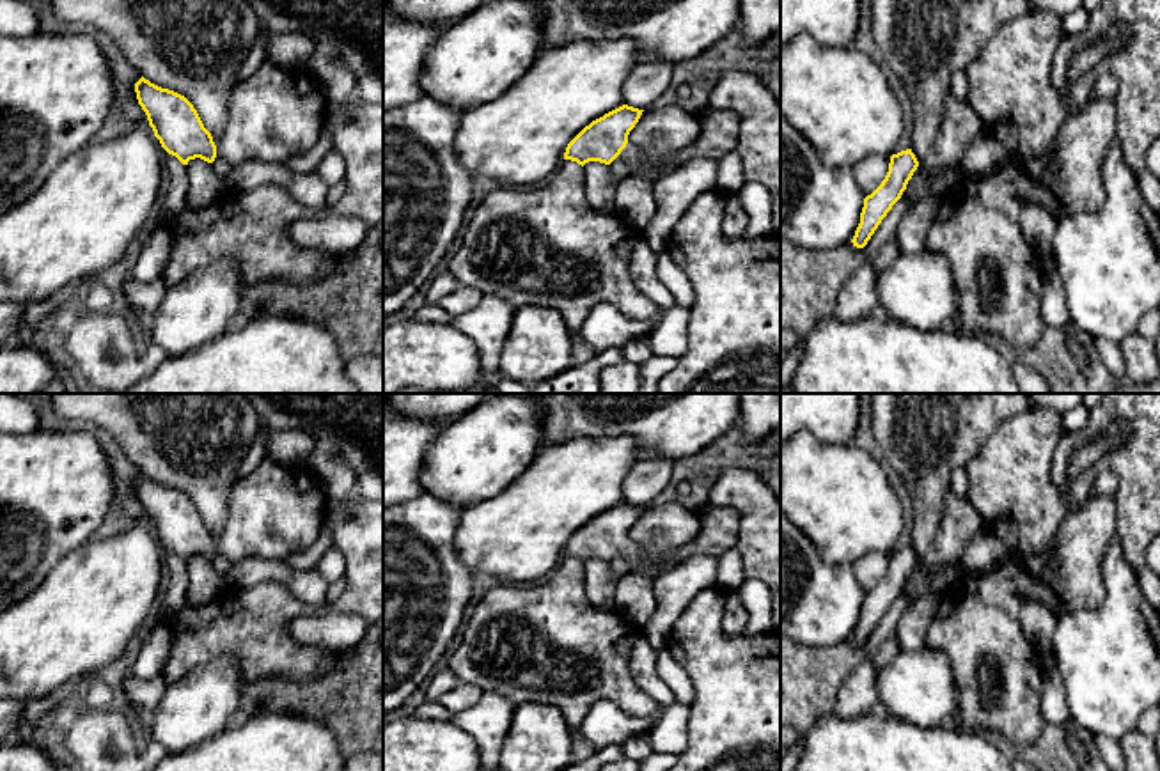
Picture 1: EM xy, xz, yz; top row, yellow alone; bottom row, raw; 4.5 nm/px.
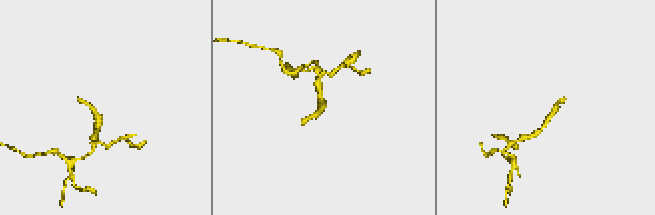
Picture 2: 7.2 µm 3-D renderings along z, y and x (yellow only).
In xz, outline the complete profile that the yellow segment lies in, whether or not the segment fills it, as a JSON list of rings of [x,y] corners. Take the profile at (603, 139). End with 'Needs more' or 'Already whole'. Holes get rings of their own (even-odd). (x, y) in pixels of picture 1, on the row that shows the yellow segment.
[[[623,105],[592,121],[568,144],[564,160],[576,161],[584,167],[589,161],[610,165],[621,156],[628,167],[628,175],[656,181],[665,174],[665,168],[647,174],[642,168],[640,149],[628,142],[628,135],[639,122],[642,112]]]. Needs more

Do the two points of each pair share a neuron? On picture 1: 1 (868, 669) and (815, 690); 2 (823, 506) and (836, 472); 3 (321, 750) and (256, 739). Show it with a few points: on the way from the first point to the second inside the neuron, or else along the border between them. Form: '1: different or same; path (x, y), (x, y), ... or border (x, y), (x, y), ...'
1: different; border (866, 644), (866, 658), (841, 685), (830, 713)
2: same; path (832, 497), (836, 493), (836, 481)
3: same; path (305, 750), (272, 750)

